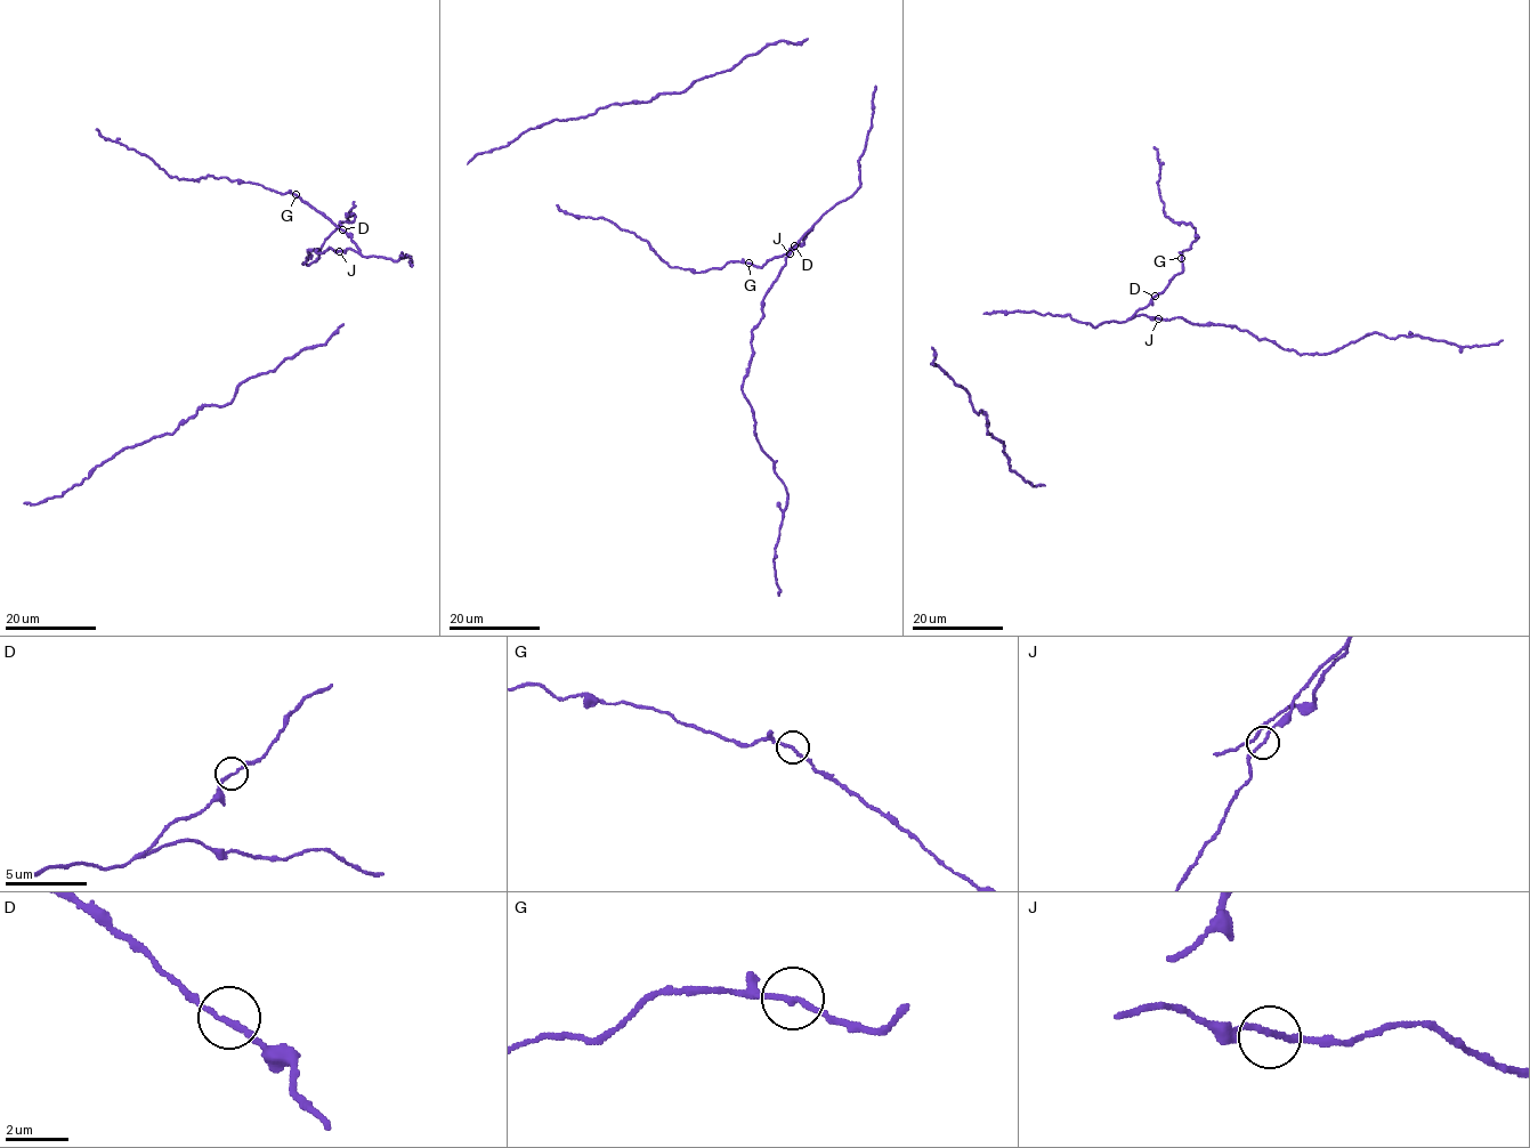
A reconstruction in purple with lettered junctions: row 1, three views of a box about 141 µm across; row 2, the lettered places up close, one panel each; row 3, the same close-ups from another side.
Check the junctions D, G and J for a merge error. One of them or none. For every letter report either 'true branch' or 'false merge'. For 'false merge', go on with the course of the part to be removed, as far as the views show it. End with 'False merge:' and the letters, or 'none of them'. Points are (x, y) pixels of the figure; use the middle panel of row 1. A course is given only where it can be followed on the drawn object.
D: true branch
G: true branch
J: true branch
False merge: none of them

